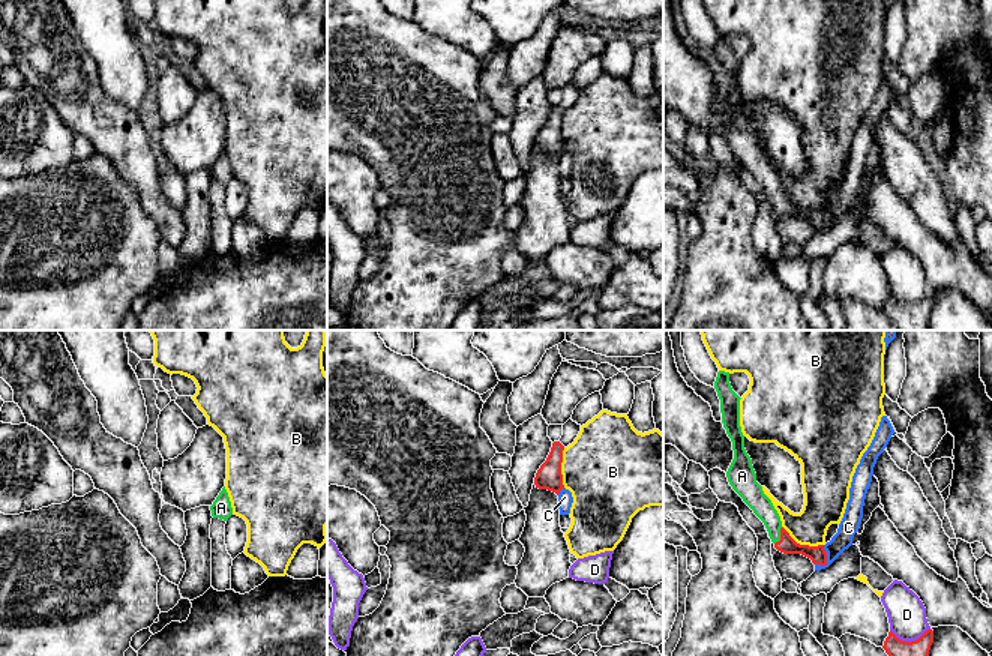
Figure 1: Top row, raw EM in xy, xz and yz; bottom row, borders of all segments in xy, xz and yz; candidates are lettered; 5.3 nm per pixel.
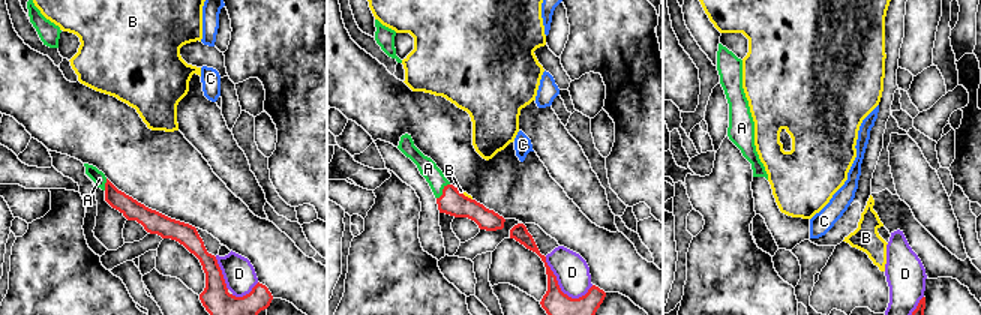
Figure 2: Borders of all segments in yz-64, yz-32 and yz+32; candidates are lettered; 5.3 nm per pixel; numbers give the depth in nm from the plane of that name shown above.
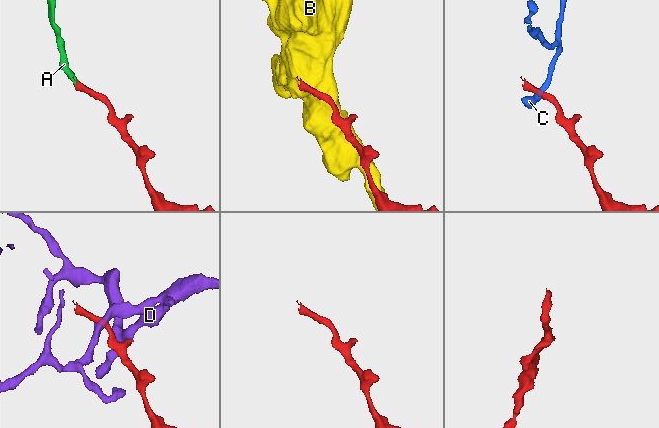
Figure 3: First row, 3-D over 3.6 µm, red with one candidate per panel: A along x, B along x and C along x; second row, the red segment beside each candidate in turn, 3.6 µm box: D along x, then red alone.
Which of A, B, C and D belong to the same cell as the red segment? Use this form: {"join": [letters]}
{"join": ["A"]}

